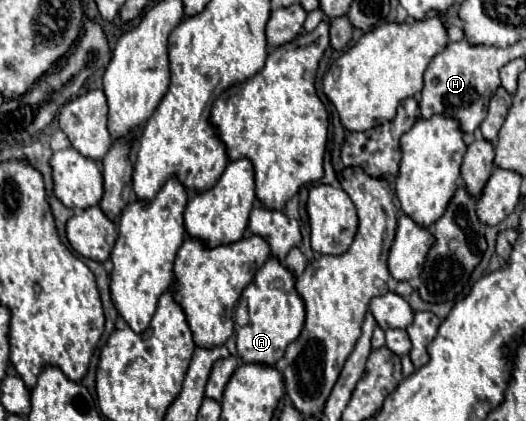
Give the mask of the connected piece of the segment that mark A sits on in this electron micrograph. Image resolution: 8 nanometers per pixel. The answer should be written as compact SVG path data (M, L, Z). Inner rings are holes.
M269 259L253 277L253 281L245 287L243 299L247 303L249 323L245 327L235 325L237 331L237 353L243 363L259 363L267 367L275 367L277 361L285 355L289 343L293 343L305 323L305 305L295 289L293 273L277 263L277 259ZM275 279L283 281L283 289L275 287Z

